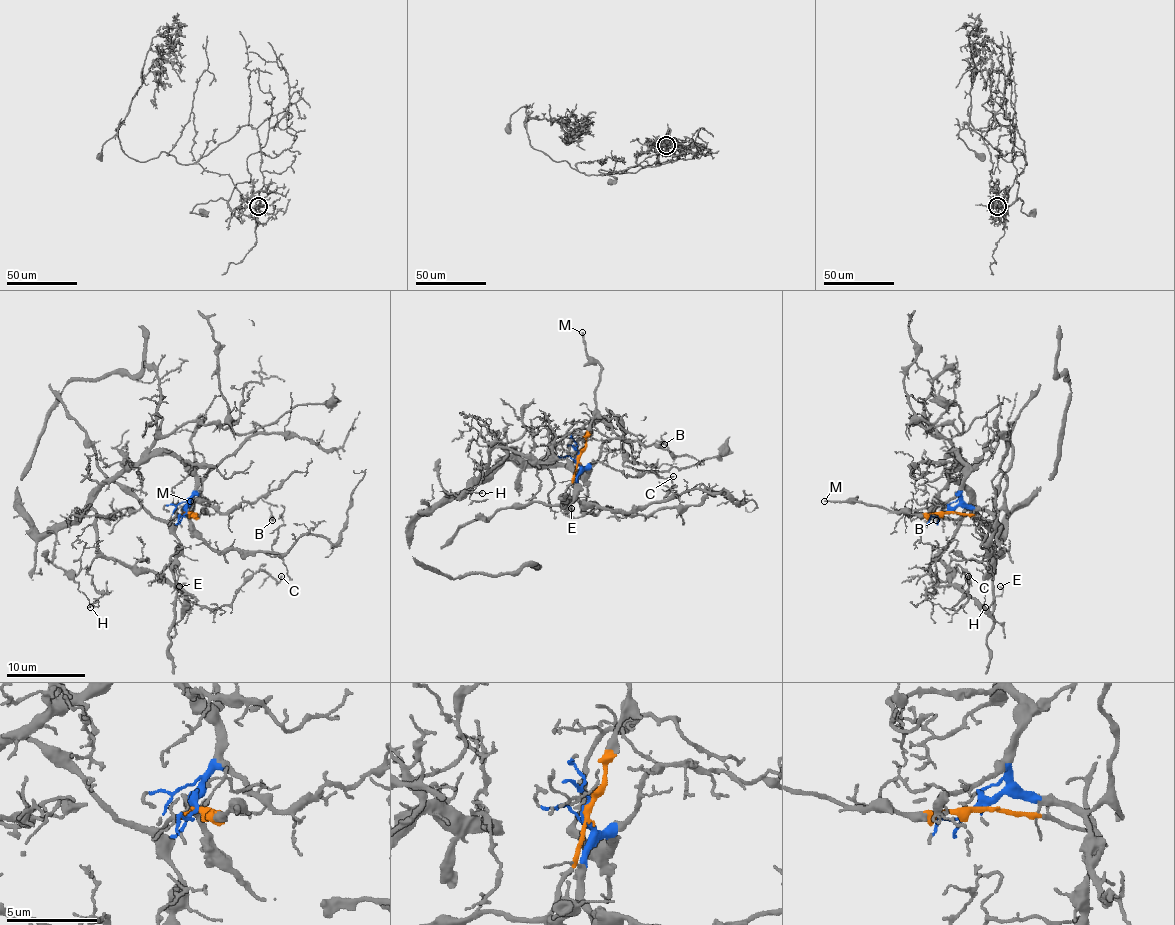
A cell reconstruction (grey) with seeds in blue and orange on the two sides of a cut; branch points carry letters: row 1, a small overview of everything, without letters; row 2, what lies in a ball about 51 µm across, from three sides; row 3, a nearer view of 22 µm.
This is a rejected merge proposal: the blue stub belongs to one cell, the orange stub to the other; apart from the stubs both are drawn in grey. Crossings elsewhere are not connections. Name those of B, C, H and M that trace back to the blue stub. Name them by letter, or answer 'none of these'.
B, C, H

